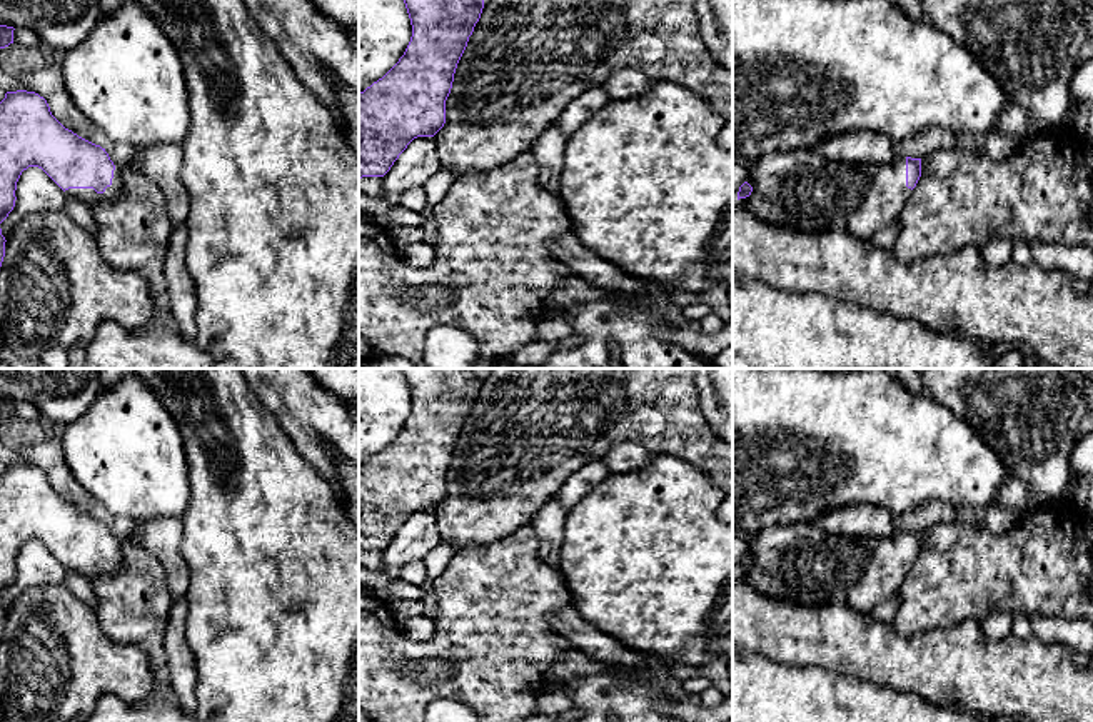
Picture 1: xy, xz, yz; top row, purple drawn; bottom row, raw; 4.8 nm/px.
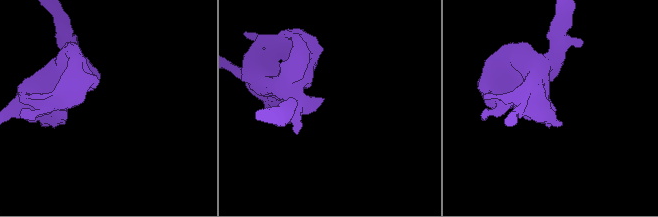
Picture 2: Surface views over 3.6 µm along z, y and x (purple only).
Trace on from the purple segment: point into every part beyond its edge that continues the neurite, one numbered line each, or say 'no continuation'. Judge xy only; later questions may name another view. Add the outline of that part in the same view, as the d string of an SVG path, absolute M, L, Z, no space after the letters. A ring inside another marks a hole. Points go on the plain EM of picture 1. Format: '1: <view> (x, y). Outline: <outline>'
1: xy (94, 574). Outline: M113 537L112 559L105 562L103 567L97 567L93 562L68 562L63 567L83 575L88 582L97 584L108 575L117 575L122 564L122 547L120 539Z

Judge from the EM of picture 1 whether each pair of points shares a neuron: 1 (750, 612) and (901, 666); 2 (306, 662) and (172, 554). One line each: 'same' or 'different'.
1: same
2: different

